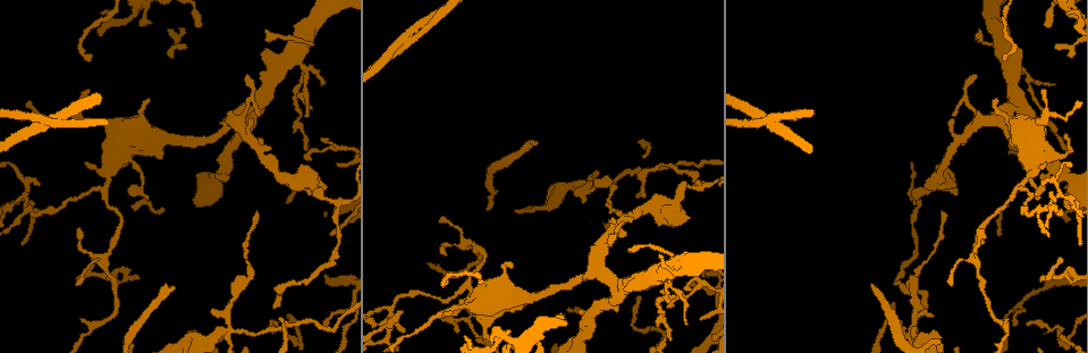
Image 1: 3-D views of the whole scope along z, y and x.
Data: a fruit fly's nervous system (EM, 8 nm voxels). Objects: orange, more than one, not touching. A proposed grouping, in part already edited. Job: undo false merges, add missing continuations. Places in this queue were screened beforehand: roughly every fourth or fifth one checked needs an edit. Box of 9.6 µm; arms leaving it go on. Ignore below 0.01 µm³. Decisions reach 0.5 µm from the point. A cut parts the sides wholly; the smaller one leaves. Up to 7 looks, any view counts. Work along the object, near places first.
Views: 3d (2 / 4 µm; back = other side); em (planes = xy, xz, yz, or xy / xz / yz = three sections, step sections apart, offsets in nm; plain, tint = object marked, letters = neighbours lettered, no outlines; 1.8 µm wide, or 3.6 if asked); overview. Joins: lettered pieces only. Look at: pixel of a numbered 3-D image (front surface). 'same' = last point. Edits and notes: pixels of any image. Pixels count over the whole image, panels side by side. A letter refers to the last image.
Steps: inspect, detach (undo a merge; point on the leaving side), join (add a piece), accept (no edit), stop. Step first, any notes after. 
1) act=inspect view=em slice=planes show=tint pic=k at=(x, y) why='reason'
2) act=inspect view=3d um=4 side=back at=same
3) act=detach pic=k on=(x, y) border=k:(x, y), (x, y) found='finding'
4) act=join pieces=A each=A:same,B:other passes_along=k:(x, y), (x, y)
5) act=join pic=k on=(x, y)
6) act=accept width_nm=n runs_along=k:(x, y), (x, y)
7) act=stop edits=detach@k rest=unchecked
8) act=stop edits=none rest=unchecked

act=inspect view=em slice=planes show=letters pic=1 at=(442, 320) why='thin end'

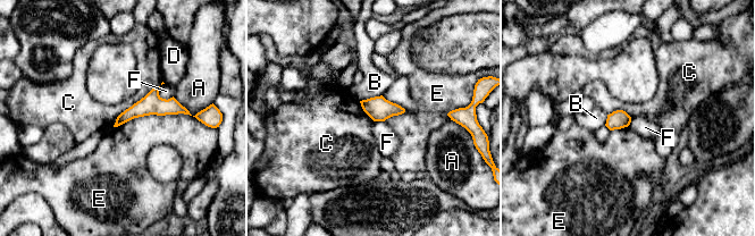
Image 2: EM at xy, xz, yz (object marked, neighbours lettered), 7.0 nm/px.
act=accept each=A:other,B:other,C:other,D:other,E:other,F:other runs_along=2:(183, 110), (143, 107), (118, 121) found='no lettered piece goes on from it'

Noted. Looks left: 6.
act=inspect view=em um=3.6 slice=xz step=16 show=tint pic=1 at=(25, 196) why='four or more arms meet'

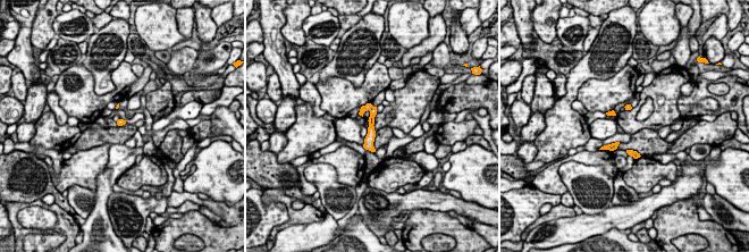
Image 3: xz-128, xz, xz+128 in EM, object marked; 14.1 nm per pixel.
act=inspect view=em um=3.6 slice=planes show=tint at=same why='another direction'

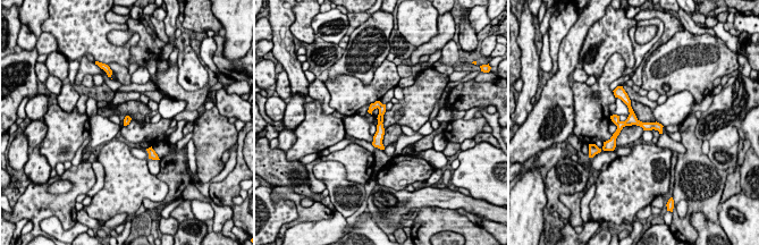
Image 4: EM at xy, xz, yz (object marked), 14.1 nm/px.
act=inspect view=em um=3.6 slice=planes show=letters at=same

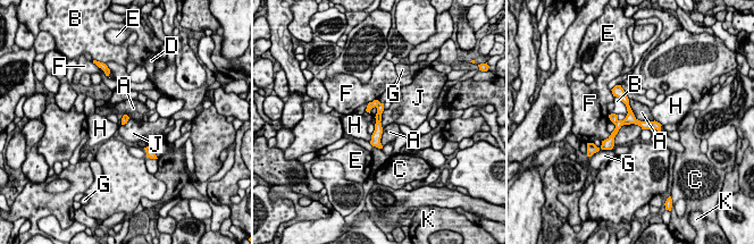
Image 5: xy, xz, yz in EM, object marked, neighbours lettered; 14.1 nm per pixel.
act=accept longest_contact=A:480nm each=A:other,B:other,C:other,D:other,E:other,F:other,G:other,H:other,J:other,K:other runs_along=5:(622, 93), (629, 116), (609, 144) found='one cell here'

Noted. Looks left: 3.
act=inspect view=em slice=planes show=letters pic=1 at=(224, 335) why='sudden change in width'

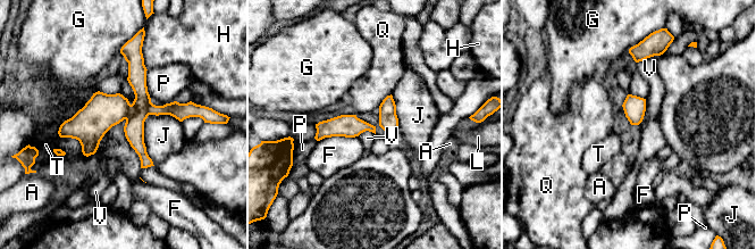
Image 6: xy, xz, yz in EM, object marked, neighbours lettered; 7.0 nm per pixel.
act=detach pic=6 on=(134, 127) each=A:other,F:other,G:other,H:other,J:other,L:other,P:other,Q:other,T:other,V:other border=6:(133, 104), (133, 109), (126, 119) found='two cells meet here'

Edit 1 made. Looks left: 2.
act=stop edits=detach@6 rest=unchecked

